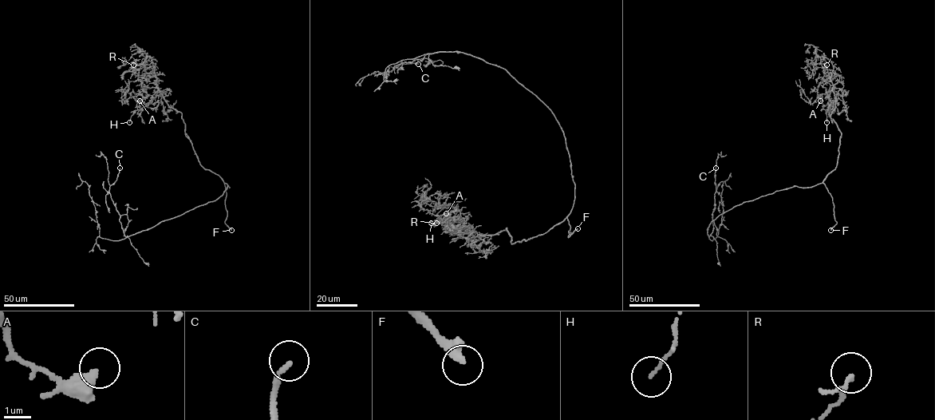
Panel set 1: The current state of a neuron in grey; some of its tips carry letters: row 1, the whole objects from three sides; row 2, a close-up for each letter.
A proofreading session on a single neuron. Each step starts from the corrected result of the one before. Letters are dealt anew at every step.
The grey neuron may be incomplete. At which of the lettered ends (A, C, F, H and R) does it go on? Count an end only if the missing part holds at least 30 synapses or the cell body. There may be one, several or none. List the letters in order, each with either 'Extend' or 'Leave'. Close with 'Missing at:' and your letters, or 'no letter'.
A: Leave
C: Extend
F: Extend
H: Leave
R: Leave
Missing at: C, F

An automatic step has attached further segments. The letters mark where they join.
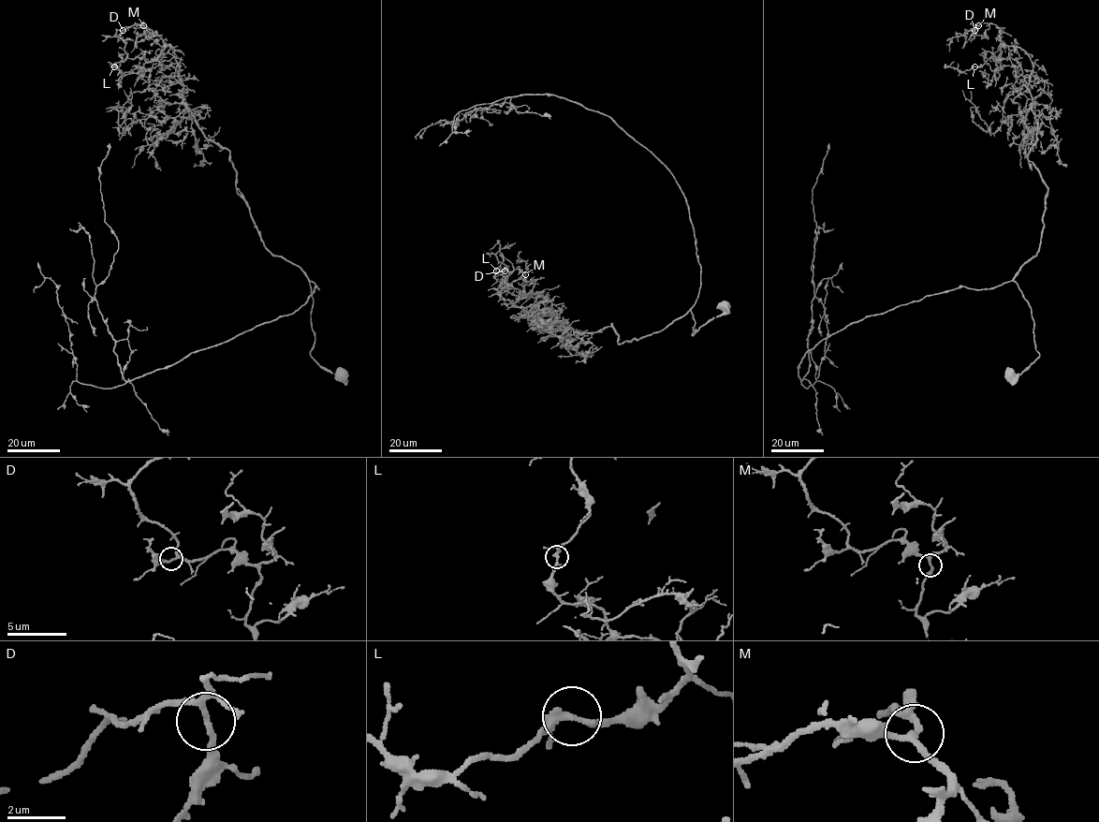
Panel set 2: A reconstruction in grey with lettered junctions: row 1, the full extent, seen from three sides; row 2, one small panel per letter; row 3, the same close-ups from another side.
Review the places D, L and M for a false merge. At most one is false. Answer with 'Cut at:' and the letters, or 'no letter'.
Cut at: no letter

